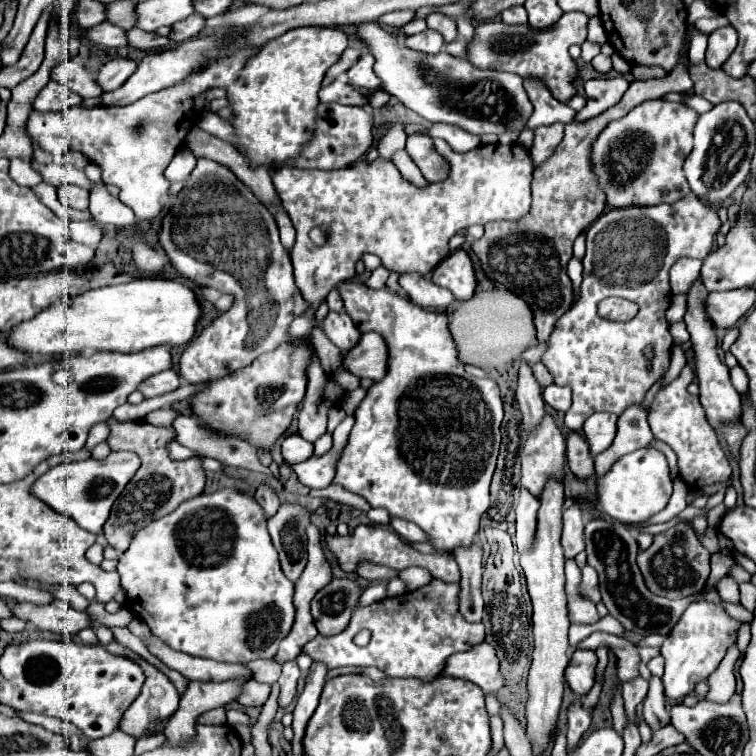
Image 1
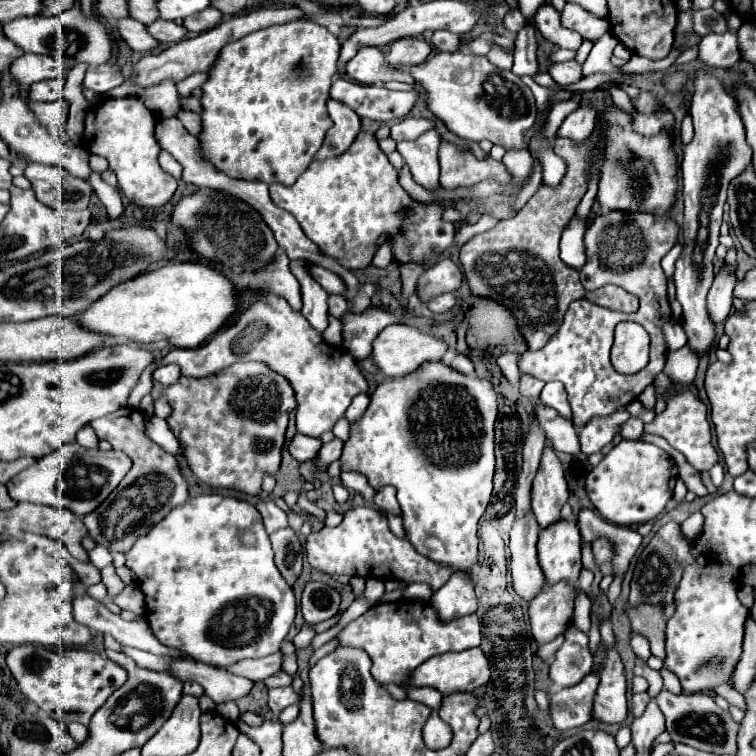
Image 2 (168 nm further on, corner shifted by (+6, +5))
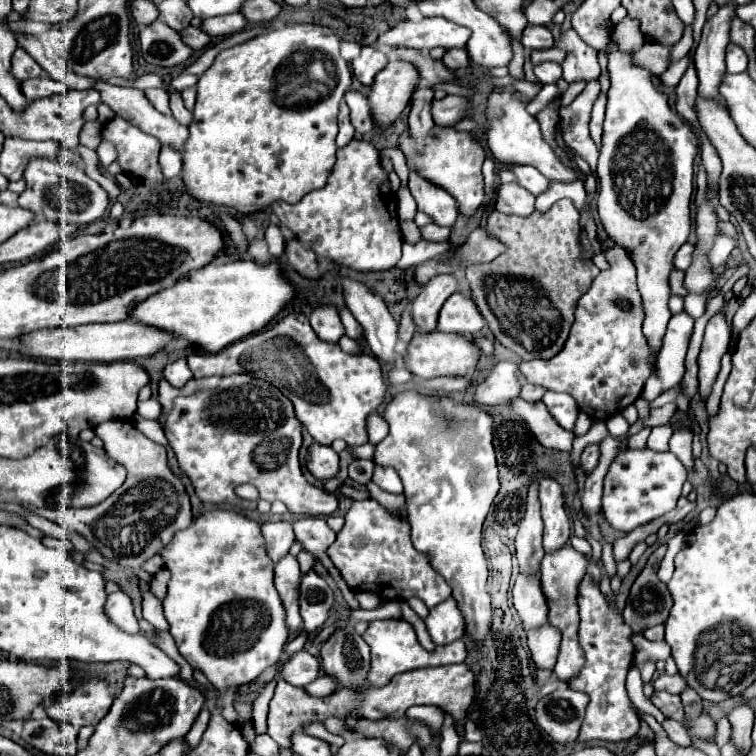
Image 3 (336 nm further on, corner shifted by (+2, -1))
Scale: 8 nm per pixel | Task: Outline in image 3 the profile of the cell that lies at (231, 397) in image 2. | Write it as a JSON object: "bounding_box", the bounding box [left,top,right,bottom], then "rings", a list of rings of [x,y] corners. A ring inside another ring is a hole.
{"bounding_box":[159,373,337,515],"rings":[[[239,373],[239,375],[229,375],[229,377],[207,377],[205,381],[203,379],[191,379],[183,389],[179,389],[179,395],[175,397],[173,401],[173,407],[169,413],[165,413],[165,417],[159,419],[163,429],[165,429],[165,437],[169,439],[169,445],[171,449],[175,451],[177,455],[177,461],[179,461],[179,467],[189,475],[193,487],[195,487],[195,493],[201,501],[207,501],[207,503],[231,503],[231,505],[237,505],[237,507],[243,507],[243,509],[255,509],[257,505],[251,503],[251,501],[241,501],[237,495],[235,495],[235,487],[243,485],[243,483],[251,483],[257,487],[259,491],[259,499],[265,499],[269,503],[273,503],[275,499],[283,501],[287,505],[287,509],[291,513],[297,513],[297,515],[331,515],[335,509],[337,509],[337,497],[319,489],[319,487],[313,487],[305,481],[303,473],[301,473],[301,467],[299,467],[299,447],[301,447],[301,423],[299,419],[295,417],[293,413],[293,403],[277,389],[273,387],[271,383],[265,383],[265,381],[259,381],[251,375],[245,375],[245,373]]]}

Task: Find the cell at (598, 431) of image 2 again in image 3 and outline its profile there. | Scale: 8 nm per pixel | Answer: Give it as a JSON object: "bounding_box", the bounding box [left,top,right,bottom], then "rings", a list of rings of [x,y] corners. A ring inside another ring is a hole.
{"bounding_box":[581,445,599,473],"rings":[[[587,445],[583,455],[581,455],[581,467],[585,473],[593,471],[597,467],[597,459],[599,459],[599,447],[597,445]]]}

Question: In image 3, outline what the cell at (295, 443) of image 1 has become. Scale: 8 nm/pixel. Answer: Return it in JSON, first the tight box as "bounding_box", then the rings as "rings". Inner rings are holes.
{"bounding_box":[307,443,339,481],"rings":[[[313,443],[309,447],[307,469],[313,473],[313,477],[317,477],[321,481],[333,479],[337,469],[339,469],[339,455],[331,447],[327,447],[327,445]]]}

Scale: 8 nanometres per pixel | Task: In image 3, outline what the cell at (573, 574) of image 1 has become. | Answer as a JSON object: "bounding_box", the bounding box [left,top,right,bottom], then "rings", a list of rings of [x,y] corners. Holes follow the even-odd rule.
{"bounding_box":[527,623,561,669],"rings":[[[545,623],[545,627],[537,627],[537,631],[529,631],[527,639],[535,665],[551,669],[557,659],[561,631],[557,631],[557,627],[553,627],[551,623]]]}

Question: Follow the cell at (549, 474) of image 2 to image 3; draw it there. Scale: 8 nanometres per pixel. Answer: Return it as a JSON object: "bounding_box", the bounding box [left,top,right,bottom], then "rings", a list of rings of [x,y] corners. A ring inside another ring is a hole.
{"bounding_box":[539,479,571,553],"rings":[[[541,479],[539,485],[539,501],[541,501],[541,515],[543,515],[543,547],[545,553],[557,551],[563,547],[571,537],[571,521],[565,509],[565,495],[561,485],[555,479]]]}

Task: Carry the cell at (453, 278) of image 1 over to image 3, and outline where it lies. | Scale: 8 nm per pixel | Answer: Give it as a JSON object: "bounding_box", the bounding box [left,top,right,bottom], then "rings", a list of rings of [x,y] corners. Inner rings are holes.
{"bounding_box":[413,273,457,333],"rings":[[[449,273],[437,275],[427,281],[419,297],[413,301],[413,321],[421,327],[421,333],[429,333],[437,327],[437,315],[443,303],[457,291],[457,279]]]}

